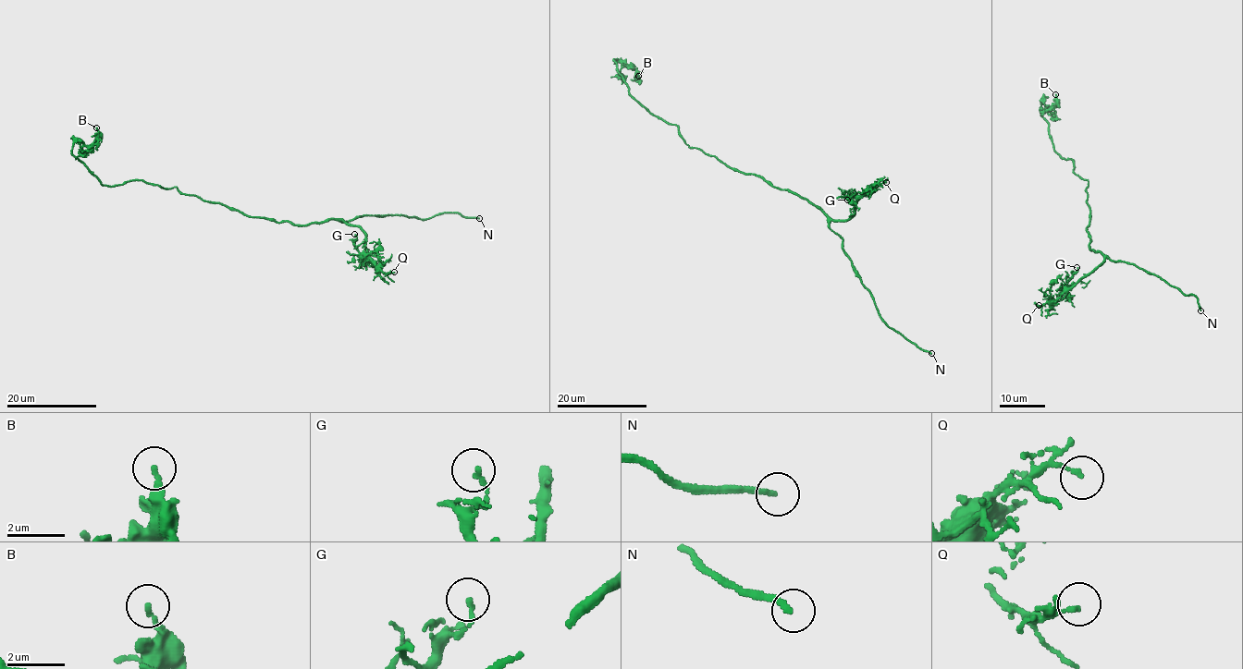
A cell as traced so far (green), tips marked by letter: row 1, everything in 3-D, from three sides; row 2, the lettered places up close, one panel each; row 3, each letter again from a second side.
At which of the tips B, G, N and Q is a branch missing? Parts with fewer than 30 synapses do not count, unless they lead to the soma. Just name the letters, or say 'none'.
N

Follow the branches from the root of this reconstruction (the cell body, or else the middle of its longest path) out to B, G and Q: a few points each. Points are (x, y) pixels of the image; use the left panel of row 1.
B: (252, 216), (176, 187), (140, 180), (103, 184), (72, 153), (76, 141), (96, 142), (96, 127)
G: (252, 216), (301, 225), (338, 218), (359, 225), (365, 237), (366, 254), (358, 249), (354, 234)
Q: (252, 216), (301, 225), (338, 218), (359, 225), (365, 237), (364, 245), (376, 265), (386, 273), (394, 272)

